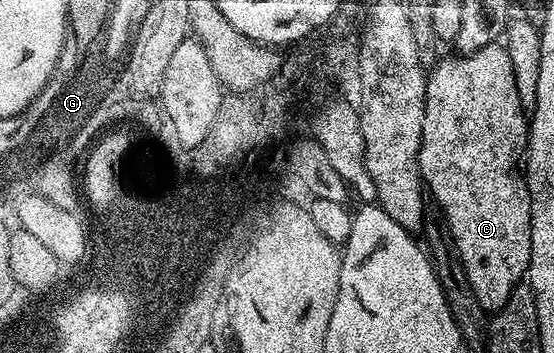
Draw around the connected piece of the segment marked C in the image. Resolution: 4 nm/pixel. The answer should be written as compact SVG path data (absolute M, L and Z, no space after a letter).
M493 42L484 48L480 48L480 52L453 57L436 63L434 71L431 69L426 76L426 103L424 104L422 143L418 153L418 171L422 173L422 180L429 197L431 194L438 201L438 206L442 209L443 216L446 217L444 226L448 231L452 249L468 276L468 284L472 288L472 292L476 292L476 300L480 300L483 310L496 312L506 303L508 296L512 296L514 287L527 277L530 268L530 249L532 248L530 193L526 187L526 175L520 169L520 163L523 161L528 141L528 115L520 104L520 92L516 92L516 78L512 72L512 62L508 60L505 45Z

